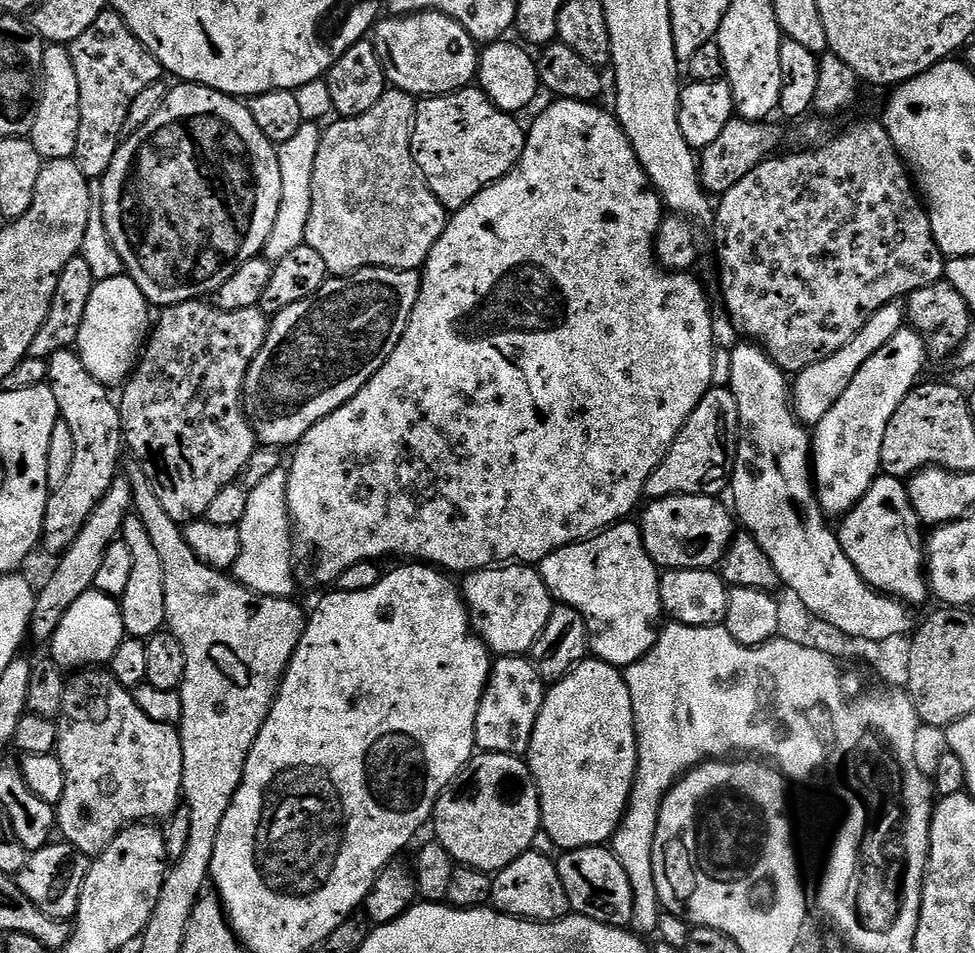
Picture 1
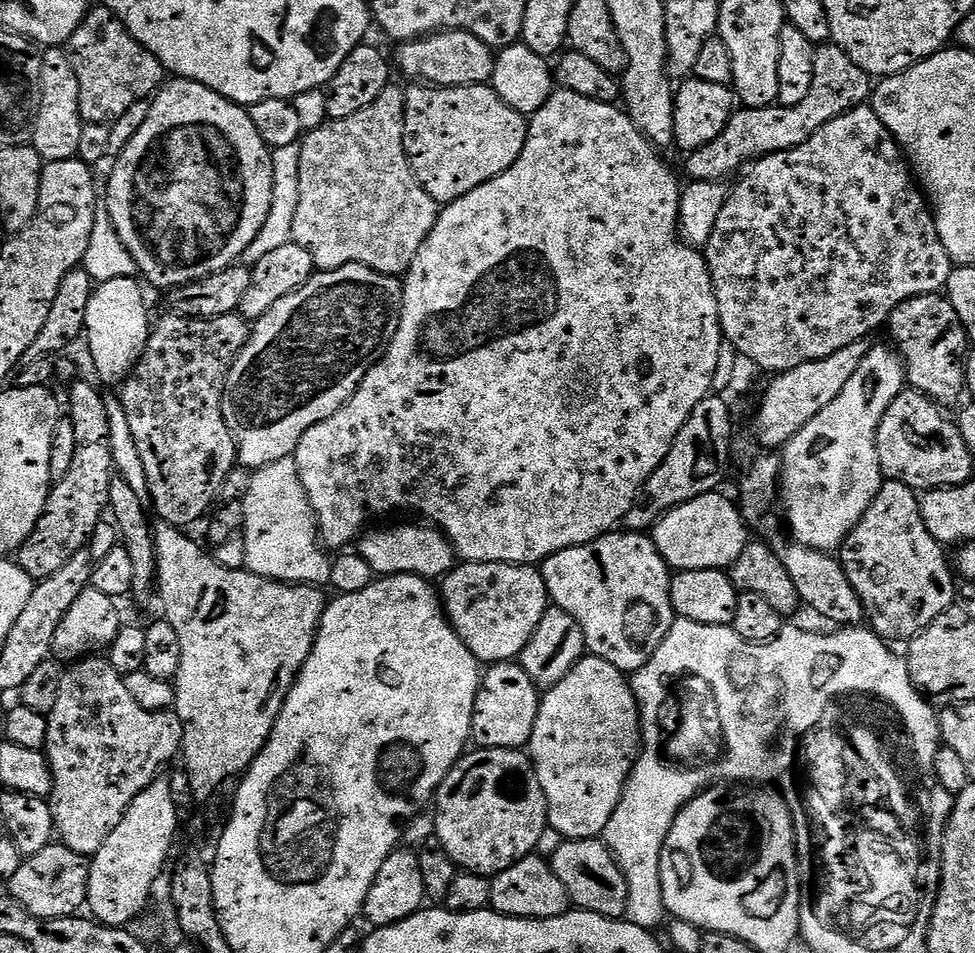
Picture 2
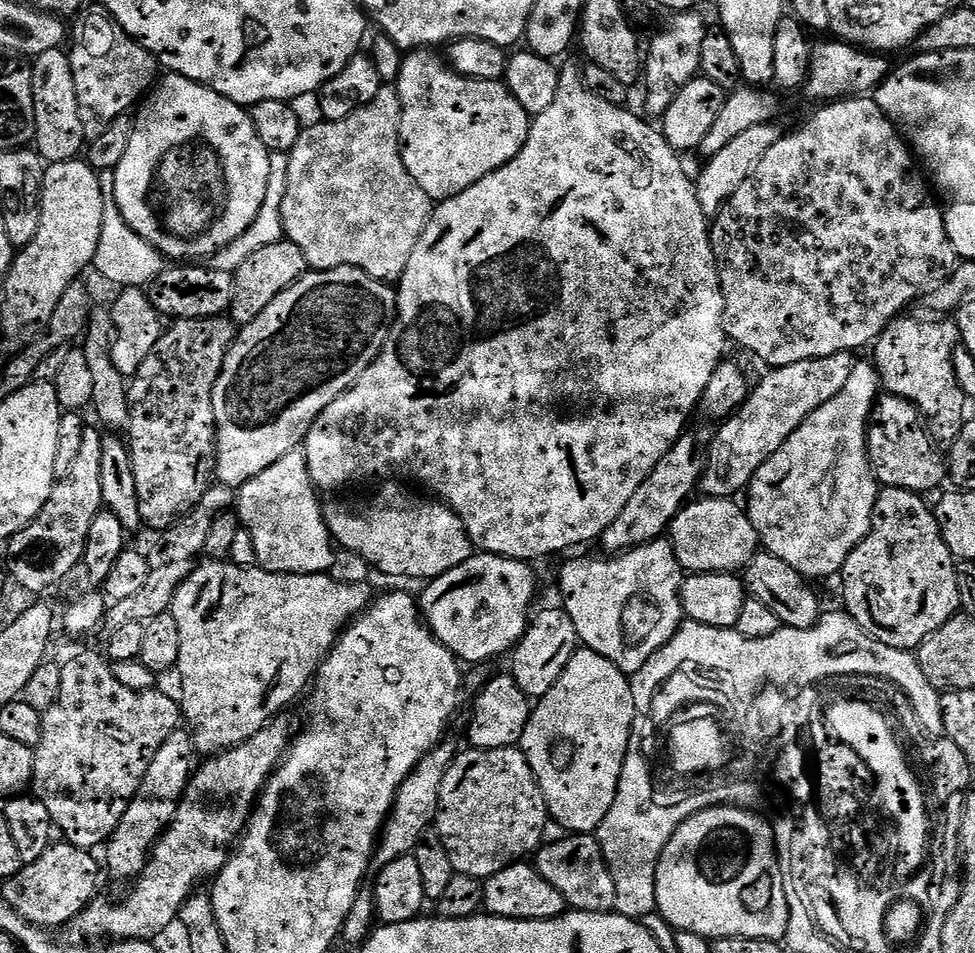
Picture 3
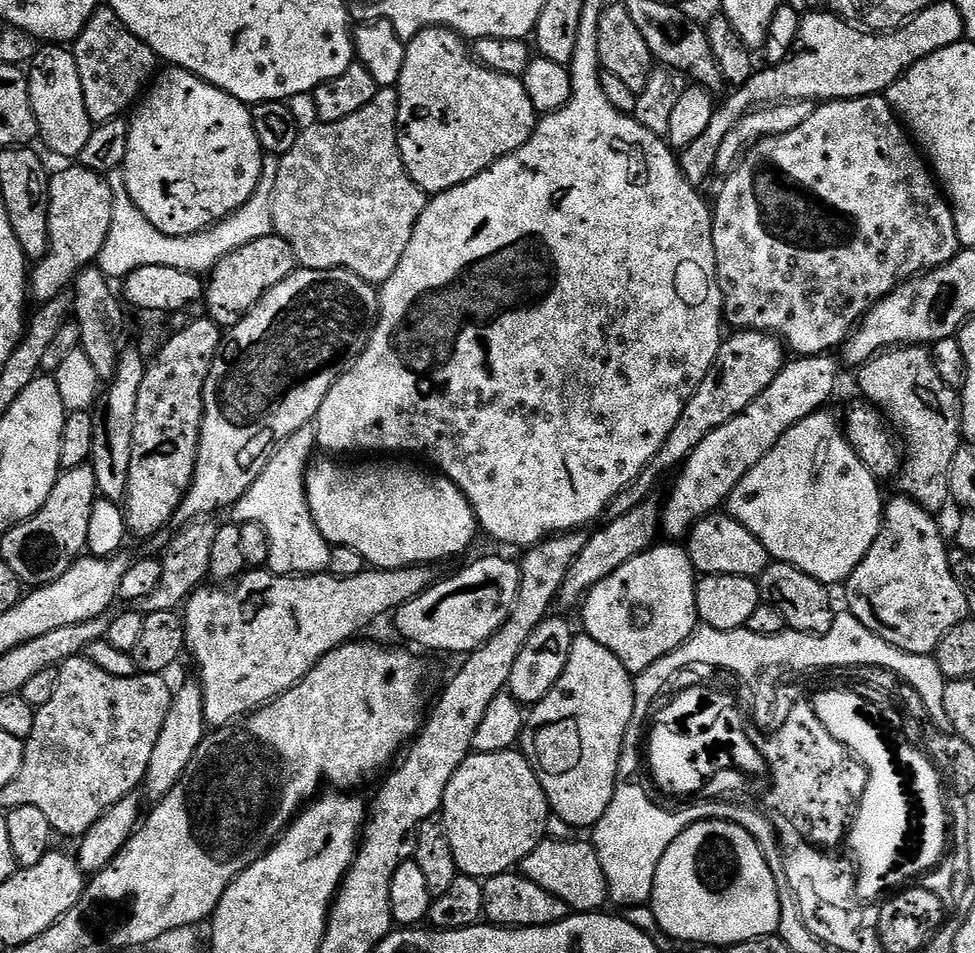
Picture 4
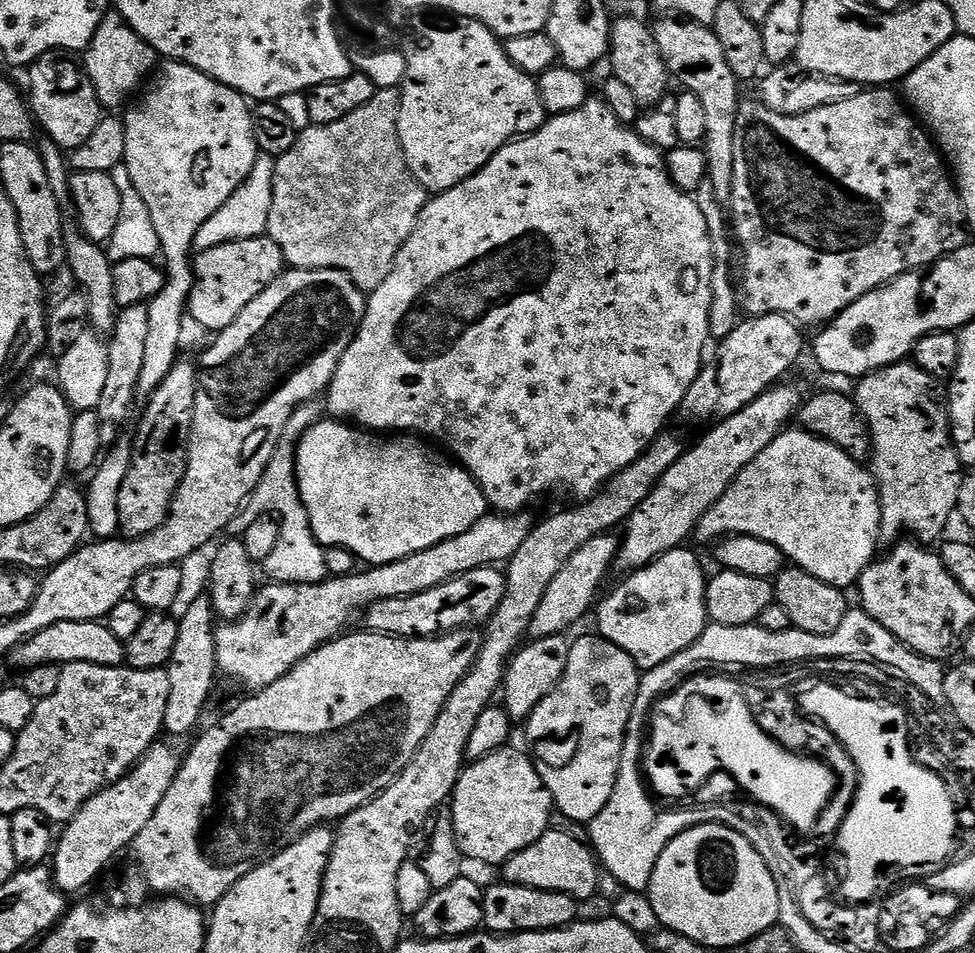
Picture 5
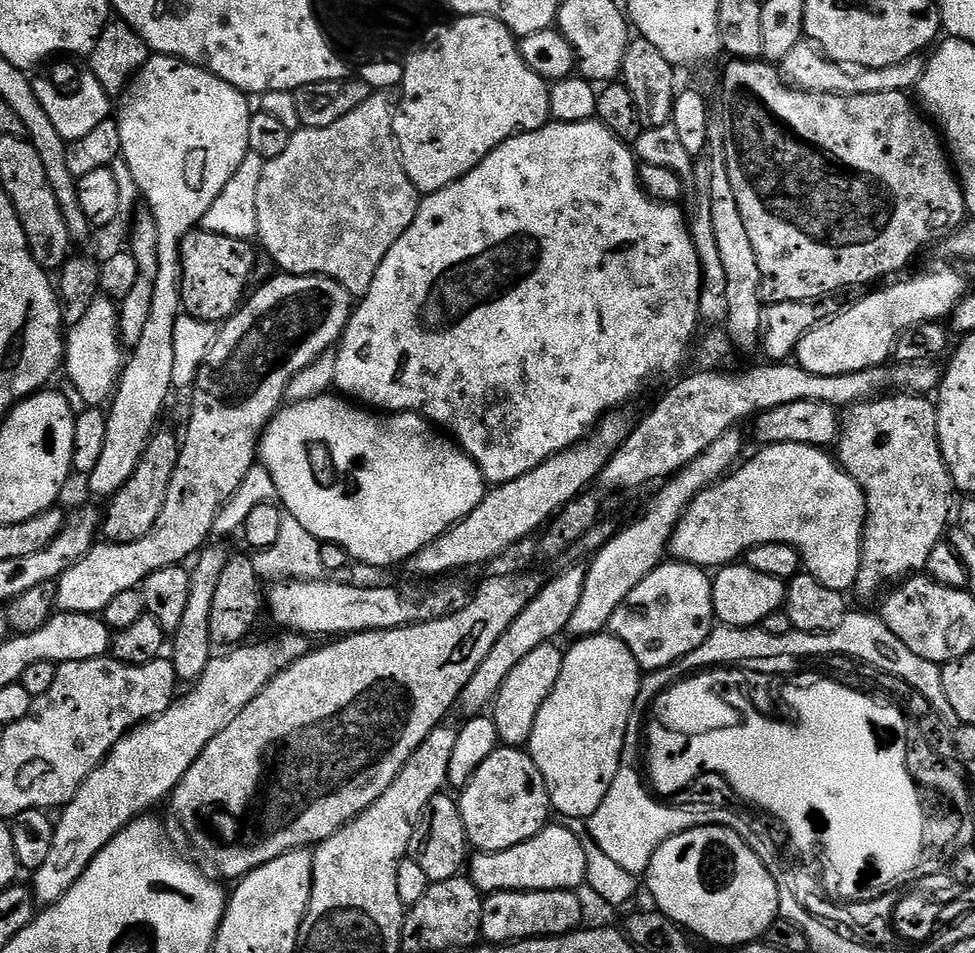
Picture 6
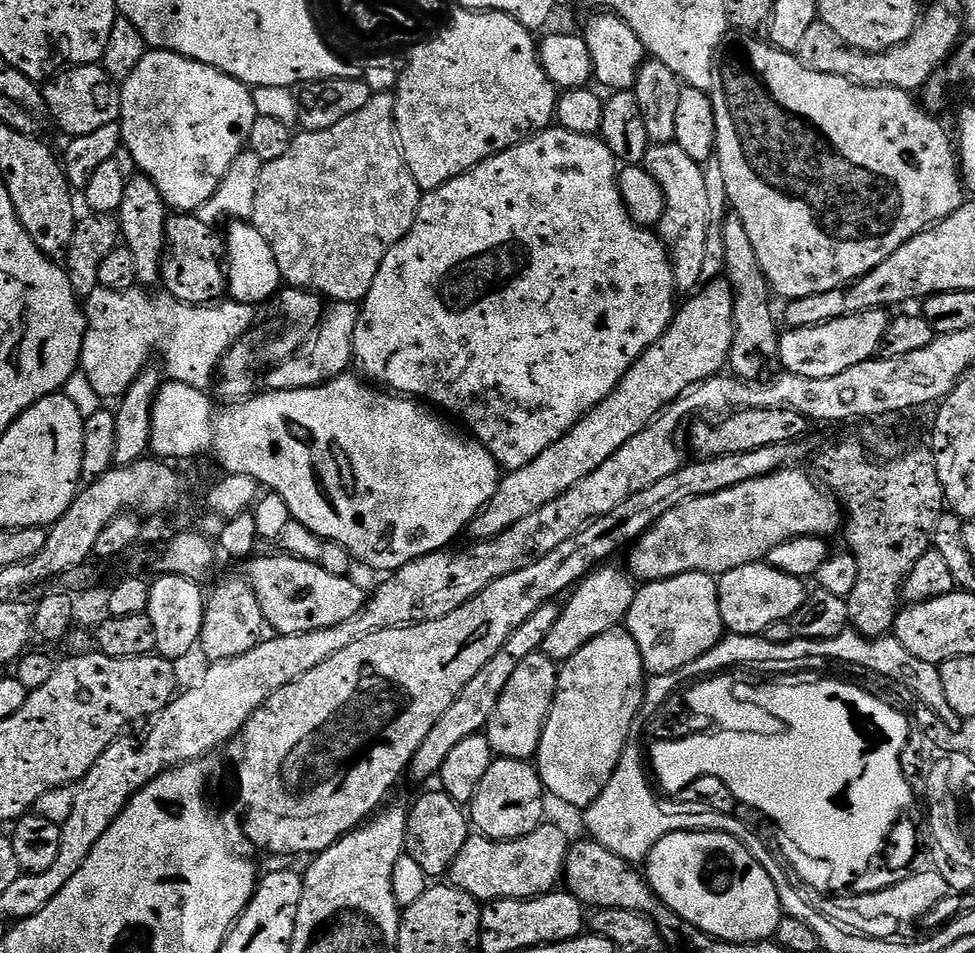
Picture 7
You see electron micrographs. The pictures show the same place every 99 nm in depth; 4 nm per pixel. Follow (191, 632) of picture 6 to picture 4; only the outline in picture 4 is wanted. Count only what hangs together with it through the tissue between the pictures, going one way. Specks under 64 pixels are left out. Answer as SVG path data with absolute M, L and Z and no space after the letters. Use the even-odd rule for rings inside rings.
M199 683L184 684L172 694L170 714L166 714L166 723L162 725L162 734L158 734L158 743L154 746L154 754L150 754L148 774L144 777L143 791L148 791L152 802L158 802L182 778L186 766L190 766L190 758L194 758L194 750L204 741L208 719L204 716L204 691Z

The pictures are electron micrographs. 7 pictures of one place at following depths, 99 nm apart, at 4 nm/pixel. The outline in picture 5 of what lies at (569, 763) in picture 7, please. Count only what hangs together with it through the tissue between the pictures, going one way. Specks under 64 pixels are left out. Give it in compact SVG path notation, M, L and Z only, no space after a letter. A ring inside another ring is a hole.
M599 634L580 636L577 640L573 639L571 645L570 662L566 662L566 670L562 674L558 686L554 686L554 690L550 690L550 694L546 694L546 698L542 698L542 702L538 702L536 709L528 715L526 721L526 727L528 727L528 729L525 730L524 736L528 739L528 748L526 747L527 755L538 770L538 774L542 778L546 790L550 790L555 811L566 814L566 818L574 818L578 823L587 825L589 820L592 820L598 814L602 814L602 806L606 806L606 802L610 802L610 794L614 794L618 770L622 763L624 739L628 733L630 714L634 710L634 702L638 698L638 686L640 685L642 669L634 662L634 658L630 658L630 654L626 654L626 650L614 646L614 642L605 640L604 637Z

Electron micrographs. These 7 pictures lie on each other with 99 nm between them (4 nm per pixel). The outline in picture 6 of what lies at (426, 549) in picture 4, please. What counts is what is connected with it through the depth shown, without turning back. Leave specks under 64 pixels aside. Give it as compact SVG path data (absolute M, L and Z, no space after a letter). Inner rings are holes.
M325 394L313 400L303 400L297 404L289 403L281 407L260 437L258 460L263 468L270 470L270 478L276 487L279 503L287 515L302 522L302 526L310 530L314 539L325 544L342 546L355 563L357 560L358 563L369 564L372 568L388 568L391 564L403 565L411 556L418 554L418 550L430 546L430 542L437 540L444 532L449 532L459 520L466 519L483 502L486 495L486 481L480 472L480 467L460 449L455 440L449 438L443 431L437 430L424 417L417 416L415 412L377 414L340 394Z

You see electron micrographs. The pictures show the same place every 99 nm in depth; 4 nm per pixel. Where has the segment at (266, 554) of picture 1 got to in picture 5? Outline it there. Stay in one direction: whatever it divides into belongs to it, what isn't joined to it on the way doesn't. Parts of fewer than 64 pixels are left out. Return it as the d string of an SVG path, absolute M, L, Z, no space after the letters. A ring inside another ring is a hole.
M270 466L262 474L256 490L251 493L247 503L244 505L240 515L235 516L227 527L226 534L232 538L241 537L246 528L260 516L272 516L280 524L280 541L278 546L274 546L274 554L262 562L262 572L268 575L269 581L278 584L320 584L323 580L329 579L326 570L326 558L324 557L324 545L319 544L316 535L312 533L312 527L308 521L308 515L304 509L304 504L300 501L300 491L296 486L296 473L291 467L276 468Z

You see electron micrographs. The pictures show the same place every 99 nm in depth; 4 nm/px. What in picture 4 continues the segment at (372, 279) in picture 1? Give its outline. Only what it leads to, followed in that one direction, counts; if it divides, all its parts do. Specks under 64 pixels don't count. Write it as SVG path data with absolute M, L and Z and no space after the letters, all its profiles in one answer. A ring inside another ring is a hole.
M301 267L267 292L244 315L242 322L227 329L206 378L196 469L188 493L176 512L177 525L211 517L211 512L231 509L239 502L250 486L254 486L258 474L273 463L272 455L279 450L280 444L315 421L322 402L326 402L326 394L330 394L330 386L334 386L366 350L378 317L380 298L377 289L358 278L358 274L344 268L314 270Z

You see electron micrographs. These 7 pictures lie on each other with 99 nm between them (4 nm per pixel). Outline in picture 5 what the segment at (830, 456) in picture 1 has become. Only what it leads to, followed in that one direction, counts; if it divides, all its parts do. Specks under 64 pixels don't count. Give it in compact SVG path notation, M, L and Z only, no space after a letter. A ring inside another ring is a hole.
M795 431L781 432L746 470L742 470L742 474L738 474L738 478L734 478L728 492L706 510L694 536L709 545L730 536L762 538L762 542L778 546L795 567L814 574L814 578L822 578L822 582L830 586L848 590L878 556L875 544L881 543L880 495L876 493L876 481L861 461L851 460L838 446L809 432Z

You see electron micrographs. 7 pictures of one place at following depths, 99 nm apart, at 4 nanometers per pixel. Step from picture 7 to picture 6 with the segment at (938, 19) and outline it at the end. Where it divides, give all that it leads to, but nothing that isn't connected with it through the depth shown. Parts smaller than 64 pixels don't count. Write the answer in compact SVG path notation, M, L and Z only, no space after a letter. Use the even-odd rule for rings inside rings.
M802 39L786 58L778 62L784 83L800 92L834 94L835 96L861 96L862 94L911 93L919 85L924 73L925 61L919 55L911 56L906 62L885 68L859 68L853 64L839 64L829 60L824 51L810 39Z

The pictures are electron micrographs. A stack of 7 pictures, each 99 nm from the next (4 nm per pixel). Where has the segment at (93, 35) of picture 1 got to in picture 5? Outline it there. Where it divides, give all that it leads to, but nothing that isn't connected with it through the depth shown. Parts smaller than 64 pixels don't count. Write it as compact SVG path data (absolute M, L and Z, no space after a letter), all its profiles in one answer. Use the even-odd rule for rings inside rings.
M109 10L102 22L98 22L98 30L94 30L94 38L90 38L82 56L84 72L90 78L94 94L98 94L98 102L104 110L123 109L153 75L157 67L156 60L158 61L157 52L129 26L126 18L122 18L122 14L115 10Z

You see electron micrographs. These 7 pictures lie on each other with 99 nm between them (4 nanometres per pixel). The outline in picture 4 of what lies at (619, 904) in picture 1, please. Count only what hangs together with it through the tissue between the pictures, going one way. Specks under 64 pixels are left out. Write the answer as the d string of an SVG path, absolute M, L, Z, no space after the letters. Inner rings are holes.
M545 838L541 840L540 845L522 862L522 874L530 882L538 882L538 886L542 886L542 890L550 890L550 894L554 894L554 898L562 898L562 902L566 902L566 906L573 913L599 912L605 907L603 904L609 903L608 883L606 874L602 874L602 862L598 862L598 854L592 849L591 843L584 841L583 844L579 838L570 840Z

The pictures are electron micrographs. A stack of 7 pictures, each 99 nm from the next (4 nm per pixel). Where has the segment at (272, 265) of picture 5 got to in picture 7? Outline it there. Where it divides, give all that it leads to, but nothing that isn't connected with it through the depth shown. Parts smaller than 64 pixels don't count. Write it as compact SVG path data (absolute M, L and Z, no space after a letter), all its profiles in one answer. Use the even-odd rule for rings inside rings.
M176 212L166 222L164 257L160 263L160 284L163 291L178 302L187 304L215 304L225 299L228 291L226 271L226 240L216 233L203 215Z

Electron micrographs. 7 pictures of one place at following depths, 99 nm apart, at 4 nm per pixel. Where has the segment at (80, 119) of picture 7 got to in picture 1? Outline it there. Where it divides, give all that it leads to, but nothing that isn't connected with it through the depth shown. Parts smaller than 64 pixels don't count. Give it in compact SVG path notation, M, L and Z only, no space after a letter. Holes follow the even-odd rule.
M48 44L42 54L44 82L40 90L40 105L34 118L30 137L34 150L45 162L50 160L71 160L74 146L78 146L78 78L74 71L74 58L70 58L67 47L62 44Z

